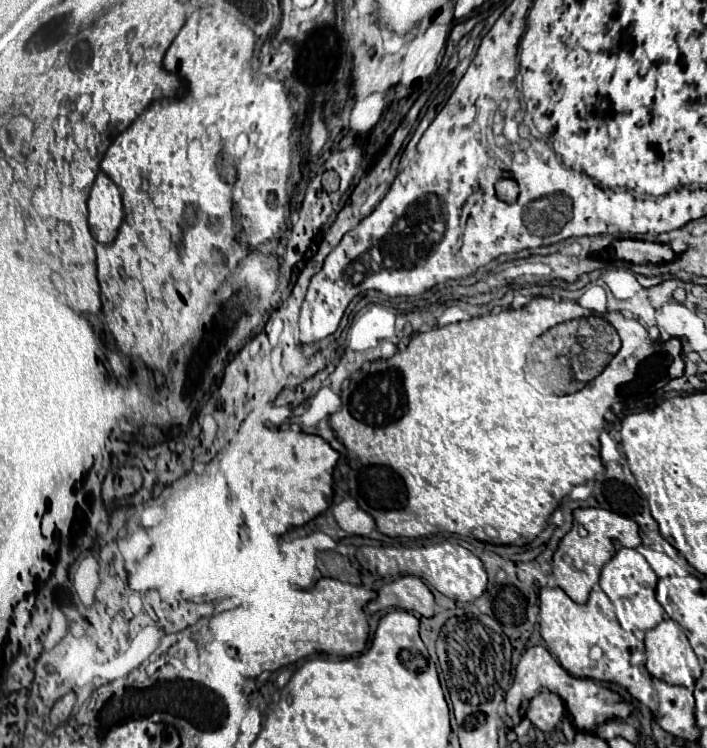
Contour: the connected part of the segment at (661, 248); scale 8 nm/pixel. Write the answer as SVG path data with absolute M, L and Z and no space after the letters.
M622 238L622 240L612 242L612 258L614 260L626 260L626 262L632 262L632 264L644 264L644 262L662 264L662 262L674 260L676 254L666 244Z

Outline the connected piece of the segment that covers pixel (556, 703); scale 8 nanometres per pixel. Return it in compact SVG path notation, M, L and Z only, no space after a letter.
M542 690L532 698L526 716L536 728L540 728L544 732L550 732L562 720L564 704L562 704L558 694Z

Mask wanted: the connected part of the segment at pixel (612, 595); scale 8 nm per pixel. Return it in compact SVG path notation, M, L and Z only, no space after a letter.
M622 548L602 568L600 588L612 600L612 604L616 608L616 618L618 618L618 622L624 630L646 632L646 630L654 628L664 618L664 608L660 606L660 602L656 600L656 594L654 594L656 592L656 582L658 582L658 576L654 574L654 570L646 562L646 558L634 548Z

